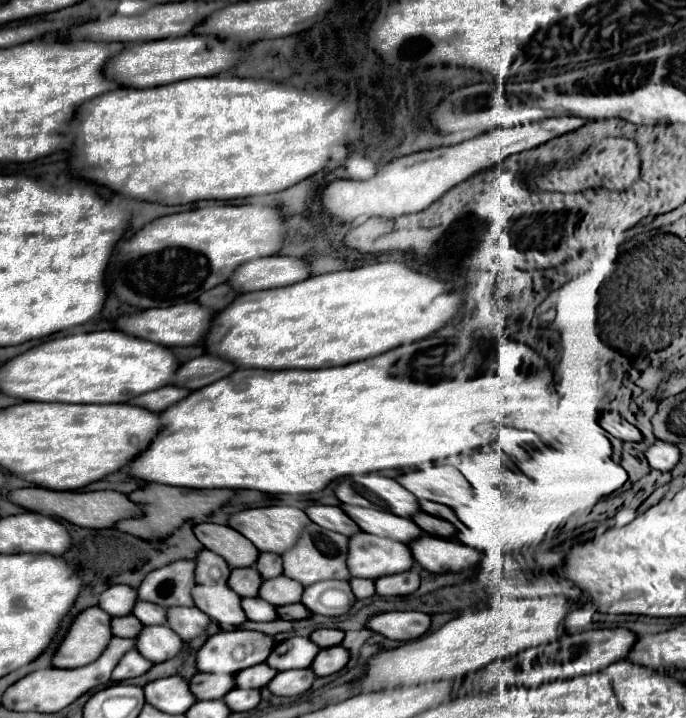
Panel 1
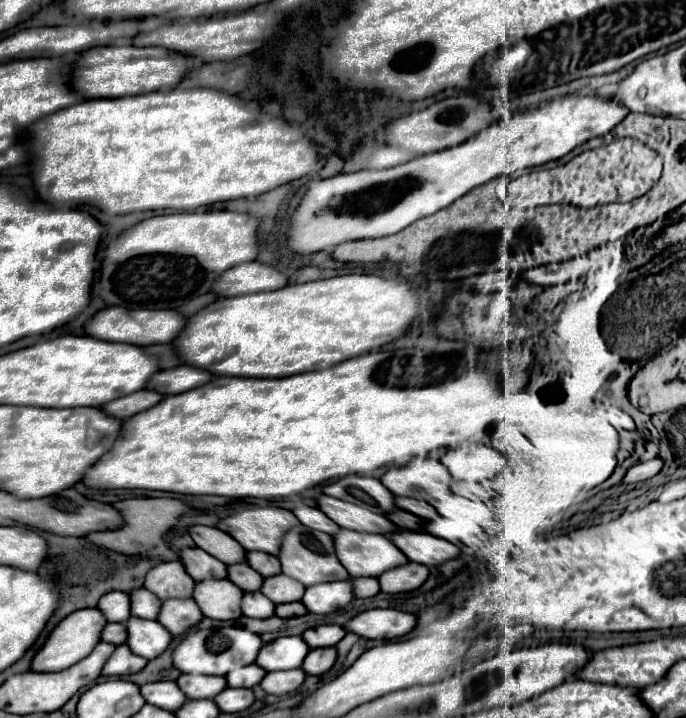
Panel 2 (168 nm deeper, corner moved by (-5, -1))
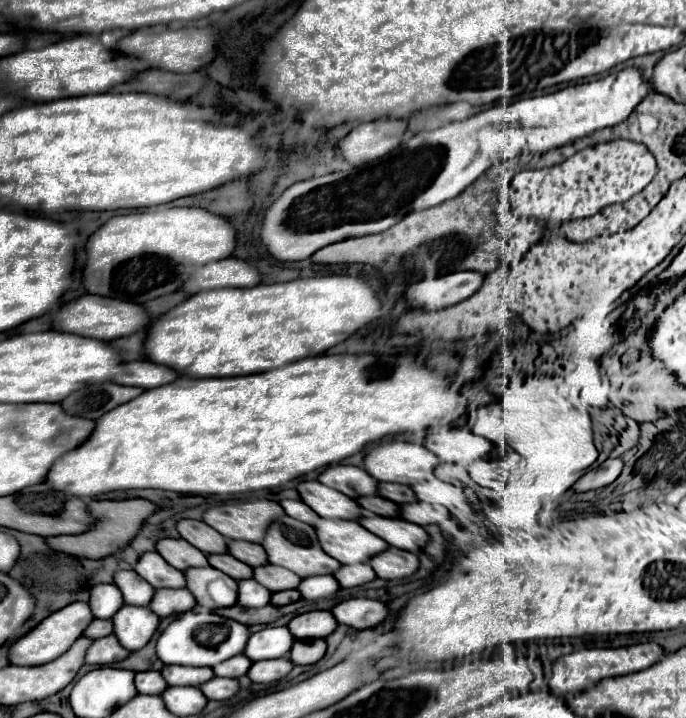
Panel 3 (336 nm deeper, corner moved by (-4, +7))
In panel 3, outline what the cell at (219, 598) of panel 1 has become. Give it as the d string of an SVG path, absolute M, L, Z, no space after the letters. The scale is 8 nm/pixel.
M202 567L202 569L188 569L186 575L186 587L198 601L198 605L206 609L224 609L236 605L238 599L238 585L232 577L226 573L214 569L214 567Z

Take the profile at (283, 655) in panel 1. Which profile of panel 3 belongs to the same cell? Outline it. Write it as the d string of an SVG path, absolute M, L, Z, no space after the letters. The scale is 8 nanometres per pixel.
M266 627L266 629L250 635L244 655L250 661L288 657L292 643L294 643L294 637L288 631L288 627Z

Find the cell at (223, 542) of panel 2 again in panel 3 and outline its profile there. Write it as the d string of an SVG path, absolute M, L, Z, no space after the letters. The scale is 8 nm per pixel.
M182 519L182 521L178 521L176 527L178 527L178 533L188 543L198 547L202 553L206 553L206 555L228 553L228 541L216 529L210 529L210 525L206 525L204 521Z

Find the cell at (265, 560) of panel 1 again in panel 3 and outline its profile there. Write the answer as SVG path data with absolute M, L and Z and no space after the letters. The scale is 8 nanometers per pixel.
M228 541L228 553L234 555L236 559L240 559L242 563L250 565L250 567L260 567L266 565L266 551L262 549L262 545L256 543L248 543L248 541Z

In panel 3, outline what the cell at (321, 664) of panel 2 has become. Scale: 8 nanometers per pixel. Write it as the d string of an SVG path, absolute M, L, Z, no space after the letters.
M312 639L312 641L294 641L290 651L290 661L294 665L312 665L320 661L326 653L326 641L324 639Z

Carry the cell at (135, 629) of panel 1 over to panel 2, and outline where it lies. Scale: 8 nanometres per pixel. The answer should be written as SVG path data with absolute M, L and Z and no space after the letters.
M107 623L105 629L101 631L101 639L105 643L113 643L113 645L121 645L127 639L127 629L123 623Z

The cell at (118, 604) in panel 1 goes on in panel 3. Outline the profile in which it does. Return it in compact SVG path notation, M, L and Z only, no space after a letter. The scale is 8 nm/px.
M94 585L88 603L92 607L94 617L112 619L114 613L124 605L124 597L116 585Z

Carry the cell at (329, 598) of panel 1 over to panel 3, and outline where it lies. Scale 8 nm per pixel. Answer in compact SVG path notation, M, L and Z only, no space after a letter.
M316 575L316 577L306 577L298 585L298 591L302 593L304 599L316 601L334 595L340 589L338 581L334 581L334 575Z

